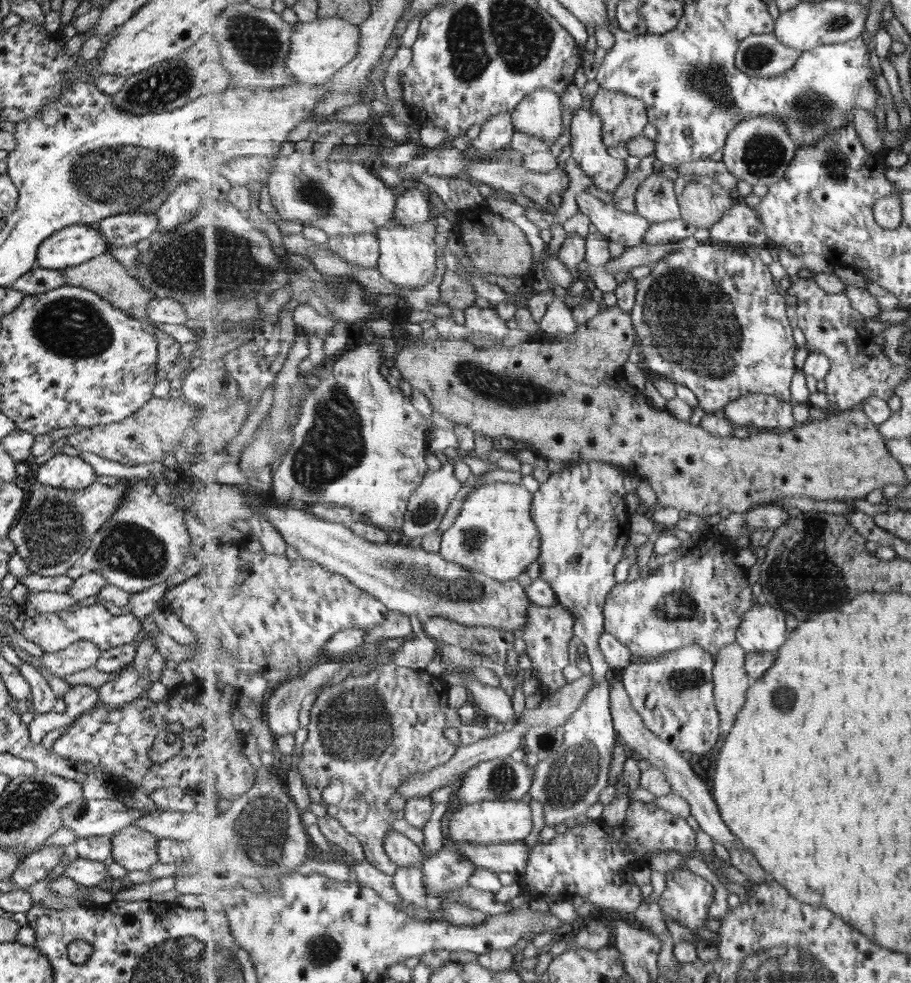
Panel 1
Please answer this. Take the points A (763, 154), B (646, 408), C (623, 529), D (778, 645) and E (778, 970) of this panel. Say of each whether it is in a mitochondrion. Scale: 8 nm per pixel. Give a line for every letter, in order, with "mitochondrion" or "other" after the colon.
A: mitochondrion
B: other
C: other
D: other
E: mitochondrion

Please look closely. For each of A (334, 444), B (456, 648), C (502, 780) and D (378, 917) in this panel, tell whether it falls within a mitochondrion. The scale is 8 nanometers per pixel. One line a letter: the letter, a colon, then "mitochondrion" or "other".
A: mitochondrion
B: other
C: mitochondrion
D: other

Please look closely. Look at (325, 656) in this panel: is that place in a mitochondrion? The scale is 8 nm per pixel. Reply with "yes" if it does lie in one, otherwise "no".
no

